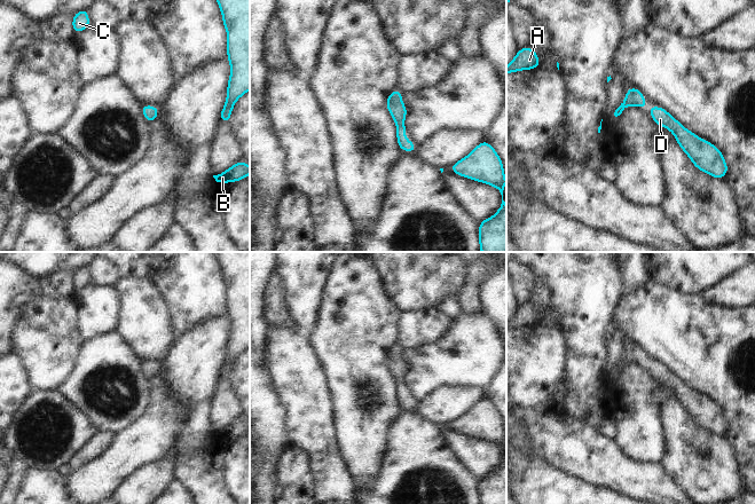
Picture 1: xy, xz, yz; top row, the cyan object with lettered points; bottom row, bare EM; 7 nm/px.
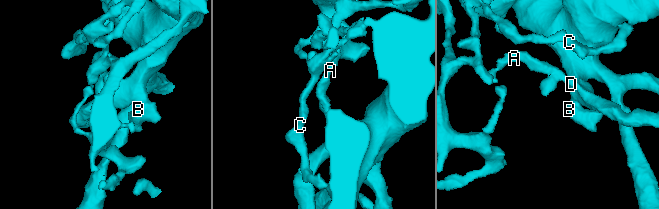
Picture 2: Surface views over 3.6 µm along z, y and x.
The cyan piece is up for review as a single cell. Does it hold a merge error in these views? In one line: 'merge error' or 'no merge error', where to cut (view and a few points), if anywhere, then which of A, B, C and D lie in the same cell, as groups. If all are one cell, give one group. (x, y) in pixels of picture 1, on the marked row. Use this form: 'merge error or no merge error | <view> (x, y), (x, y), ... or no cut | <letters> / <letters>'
no merge error | no cut | A B C D

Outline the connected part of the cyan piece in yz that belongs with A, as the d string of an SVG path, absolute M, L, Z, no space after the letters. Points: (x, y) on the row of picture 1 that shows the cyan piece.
M526 45L514 55L511 63L506 66L506 74L521 70L534 70L540 68L540 65L541 60L537 57L536 52Z

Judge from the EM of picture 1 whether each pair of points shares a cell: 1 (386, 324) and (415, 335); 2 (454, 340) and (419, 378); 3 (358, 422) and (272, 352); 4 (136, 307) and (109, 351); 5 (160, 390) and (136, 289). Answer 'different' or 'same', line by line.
1: different
2: same
3: different
4: different
5: different

